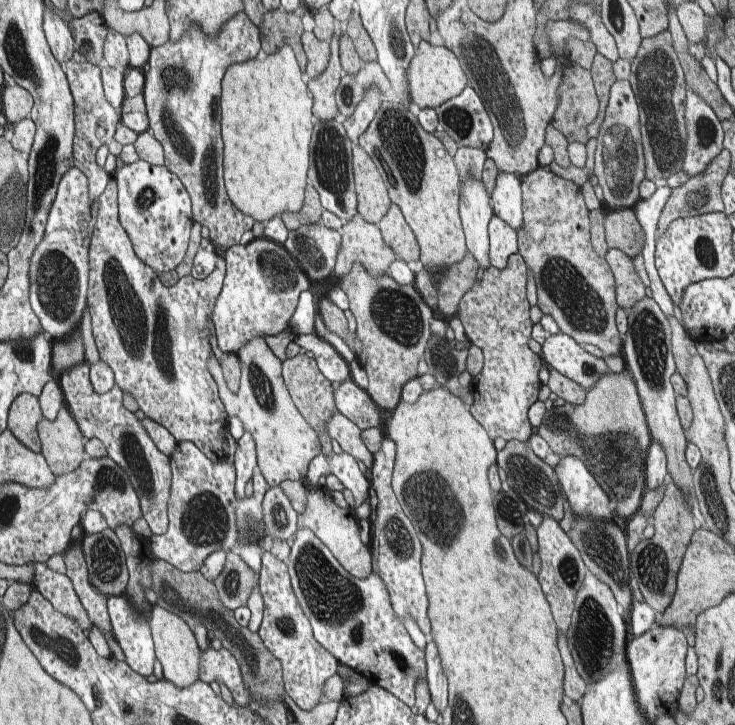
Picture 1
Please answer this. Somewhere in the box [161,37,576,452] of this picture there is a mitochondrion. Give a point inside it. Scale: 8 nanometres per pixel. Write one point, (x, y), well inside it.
(406, 163)

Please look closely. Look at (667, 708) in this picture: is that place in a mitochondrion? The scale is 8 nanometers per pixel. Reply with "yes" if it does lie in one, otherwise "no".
no

